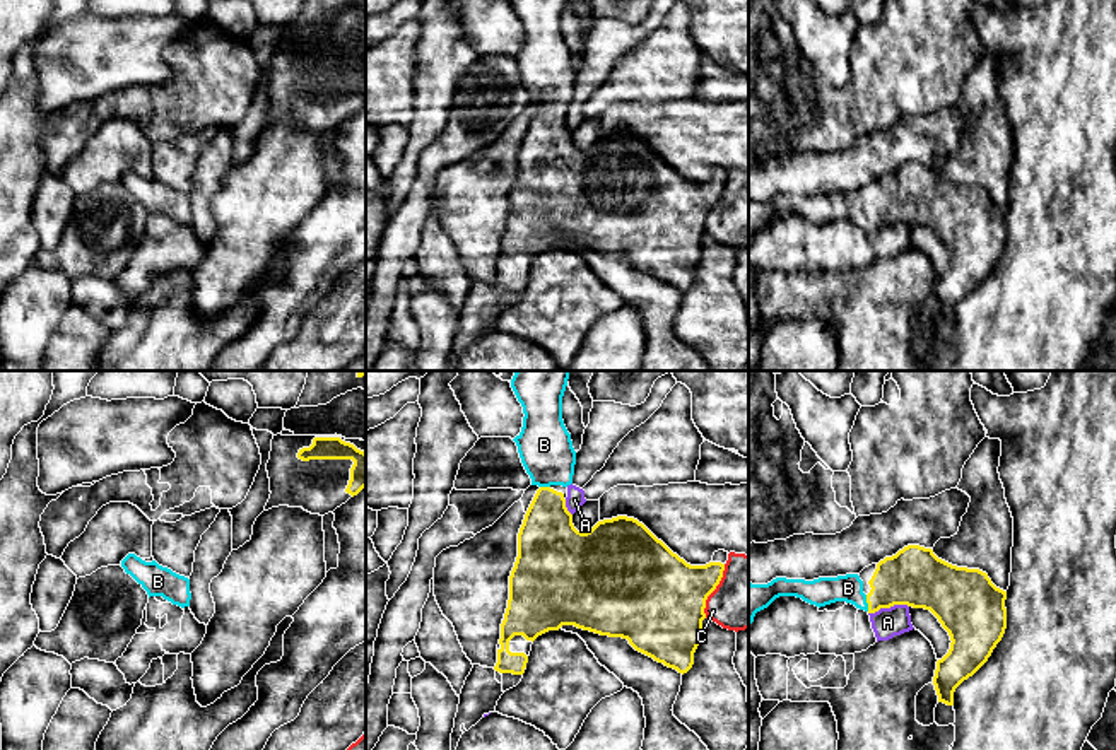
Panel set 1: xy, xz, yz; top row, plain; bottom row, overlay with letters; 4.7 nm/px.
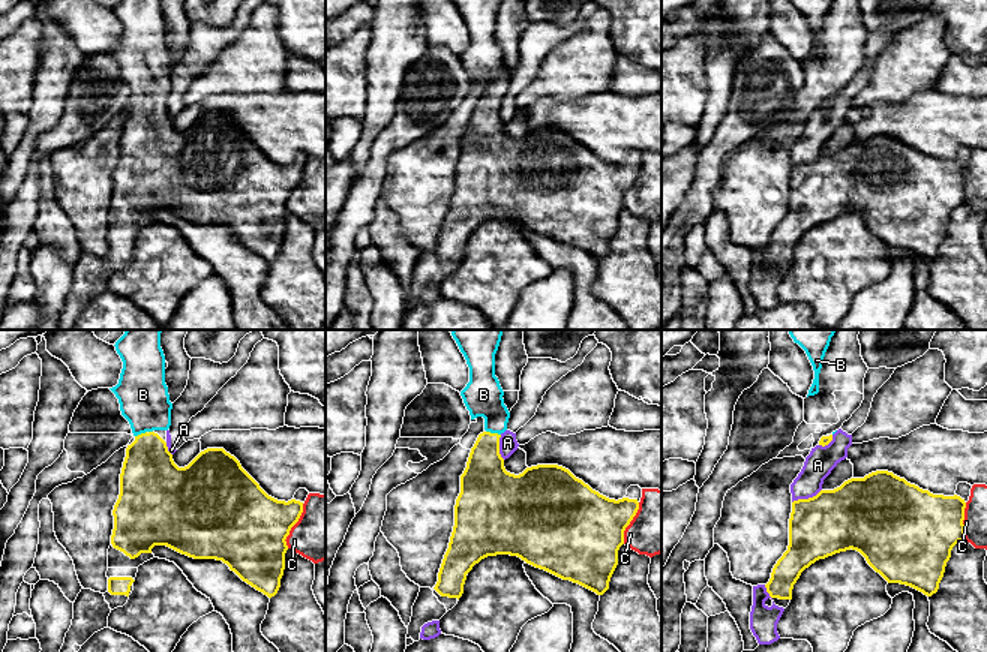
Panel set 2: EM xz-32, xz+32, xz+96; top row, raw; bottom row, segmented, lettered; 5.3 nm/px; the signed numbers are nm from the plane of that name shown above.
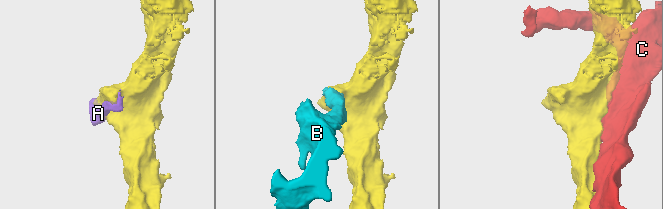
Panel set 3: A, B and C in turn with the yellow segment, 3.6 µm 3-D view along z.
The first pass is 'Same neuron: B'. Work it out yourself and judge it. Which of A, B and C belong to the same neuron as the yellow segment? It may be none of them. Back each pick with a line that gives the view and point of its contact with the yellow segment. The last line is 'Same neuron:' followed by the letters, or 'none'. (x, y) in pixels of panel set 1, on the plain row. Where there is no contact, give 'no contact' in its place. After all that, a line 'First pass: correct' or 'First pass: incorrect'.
B: meets yellow in yz at (867, 219)
Same neuron: B
First pass: correct

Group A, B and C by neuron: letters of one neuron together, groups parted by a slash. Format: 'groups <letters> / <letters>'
groups A / B / C

